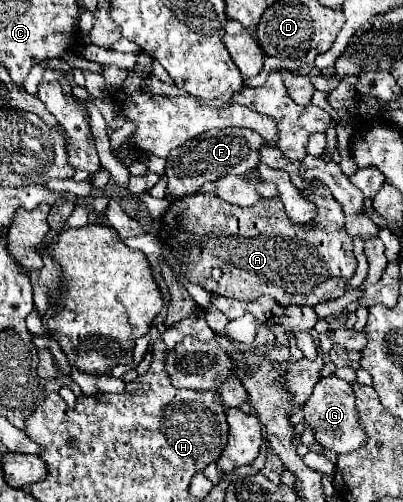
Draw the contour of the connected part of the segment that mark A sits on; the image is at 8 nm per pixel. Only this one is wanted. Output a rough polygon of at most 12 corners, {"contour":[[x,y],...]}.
{"contour":[[173,199],[163,231],[213,295],[313,307],[355,275],[341,205]]}

